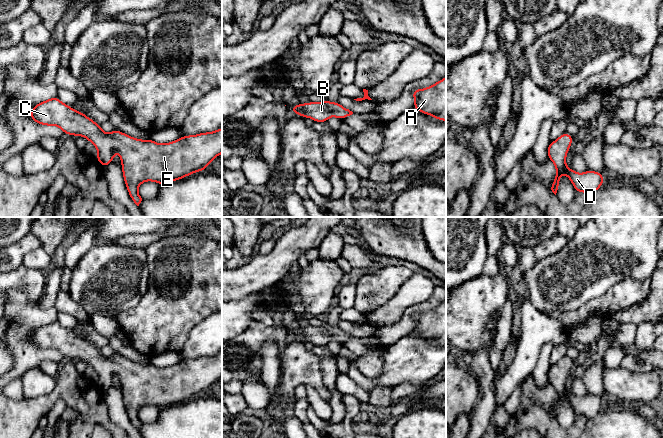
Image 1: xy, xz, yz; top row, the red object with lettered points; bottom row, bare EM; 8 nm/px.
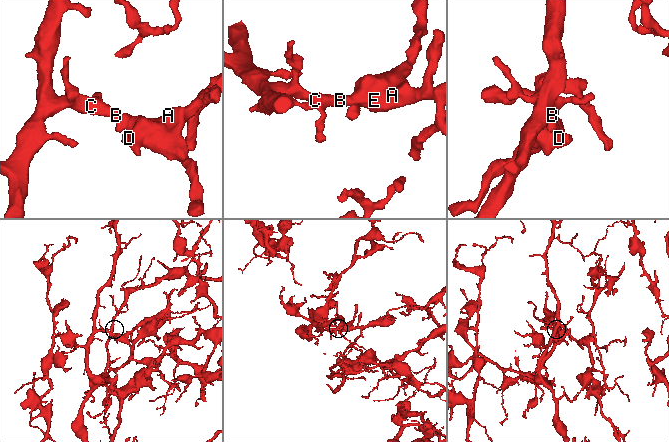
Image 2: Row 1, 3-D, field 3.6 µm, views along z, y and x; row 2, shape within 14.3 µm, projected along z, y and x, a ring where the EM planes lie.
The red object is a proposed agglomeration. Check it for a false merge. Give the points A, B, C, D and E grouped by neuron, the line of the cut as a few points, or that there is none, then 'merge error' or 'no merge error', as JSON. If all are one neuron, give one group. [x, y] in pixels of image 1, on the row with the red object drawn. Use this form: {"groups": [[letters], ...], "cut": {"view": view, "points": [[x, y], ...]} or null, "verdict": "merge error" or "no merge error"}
{"groups": [["A", "B", "C", "D", "E"]], "cut": null, "verdict": "no merge error"}

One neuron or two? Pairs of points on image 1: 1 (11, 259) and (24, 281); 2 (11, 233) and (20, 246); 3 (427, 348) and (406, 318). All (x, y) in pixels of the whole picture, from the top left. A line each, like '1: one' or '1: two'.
1: two
2: two
3: two

